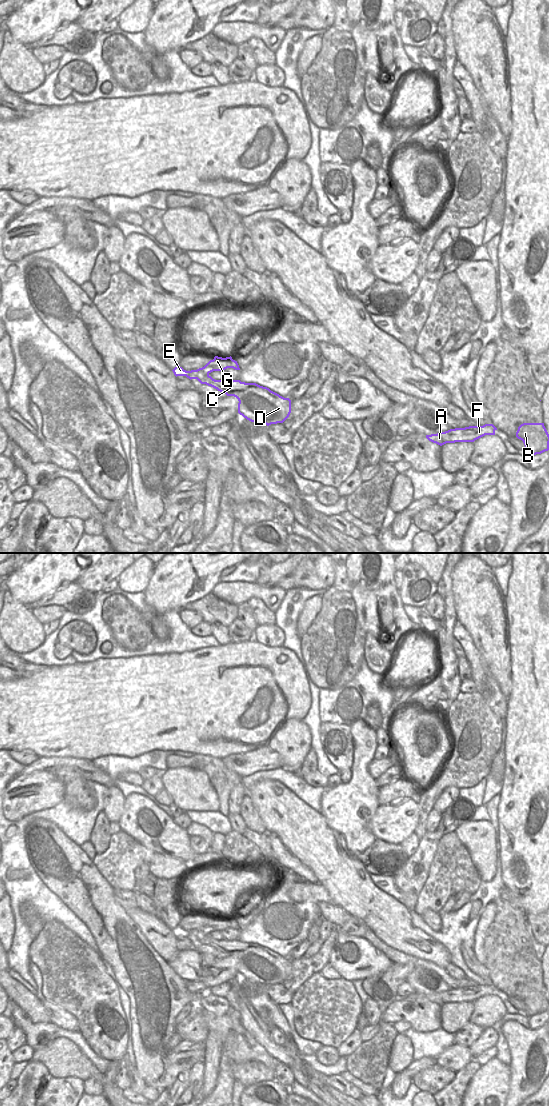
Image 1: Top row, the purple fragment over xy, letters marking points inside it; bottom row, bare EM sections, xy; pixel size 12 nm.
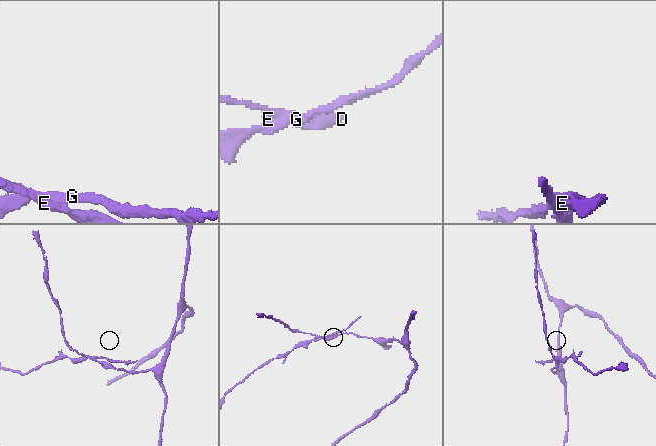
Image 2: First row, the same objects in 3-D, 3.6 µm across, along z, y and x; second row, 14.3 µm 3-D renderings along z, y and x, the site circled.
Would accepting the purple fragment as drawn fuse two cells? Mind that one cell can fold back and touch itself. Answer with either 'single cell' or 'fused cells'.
fused cells

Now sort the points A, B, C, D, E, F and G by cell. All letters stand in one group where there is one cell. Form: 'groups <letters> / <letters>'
groups A B C D E F / G

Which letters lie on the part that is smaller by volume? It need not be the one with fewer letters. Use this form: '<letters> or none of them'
G

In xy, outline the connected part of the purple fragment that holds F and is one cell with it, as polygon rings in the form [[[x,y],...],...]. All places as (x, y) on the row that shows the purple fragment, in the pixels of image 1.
[[[493,424],[483,426],[469,426],[465,428],[450,429],[437,434],[426,435],[426,438],[440,446],[446,443],[474,442],[485,435],[495,435],[497,428]]]

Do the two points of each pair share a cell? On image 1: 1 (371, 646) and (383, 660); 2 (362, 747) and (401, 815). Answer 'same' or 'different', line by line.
1: same
2: different

